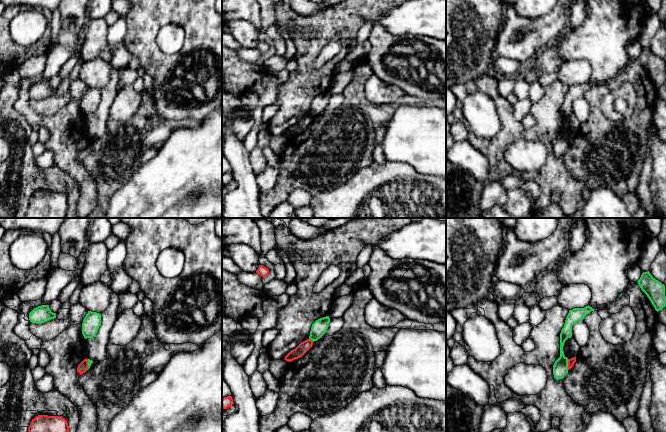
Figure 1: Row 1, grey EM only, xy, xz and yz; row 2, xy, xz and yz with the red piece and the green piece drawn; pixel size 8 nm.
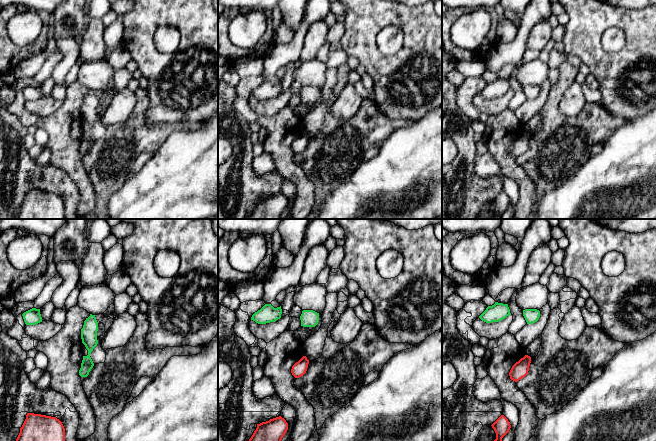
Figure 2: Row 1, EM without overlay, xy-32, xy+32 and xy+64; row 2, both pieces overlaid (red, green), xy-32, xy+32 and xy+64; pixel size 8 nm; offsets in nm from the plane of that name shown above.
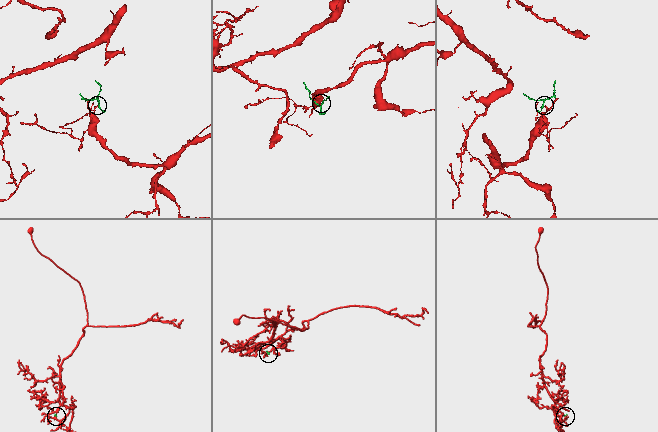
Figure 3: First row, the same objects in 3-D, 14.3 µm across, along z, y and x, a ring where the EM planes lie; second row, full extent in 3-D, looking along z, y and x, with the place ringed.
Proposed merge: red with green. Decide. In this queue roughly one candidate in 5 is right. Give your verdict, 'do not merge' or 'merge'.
do not merge

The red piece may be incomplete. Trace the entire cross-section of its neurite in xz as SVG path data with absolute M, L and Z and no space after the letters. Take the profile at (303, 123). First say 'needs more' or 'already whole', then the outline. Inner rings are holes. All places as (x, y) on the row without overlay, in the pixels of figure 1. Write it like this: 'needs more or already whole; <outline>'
already whole; M307 115L301 118L295 125L291 126L286 132L285 136L290 138L302 133L313 121L313 117Z

